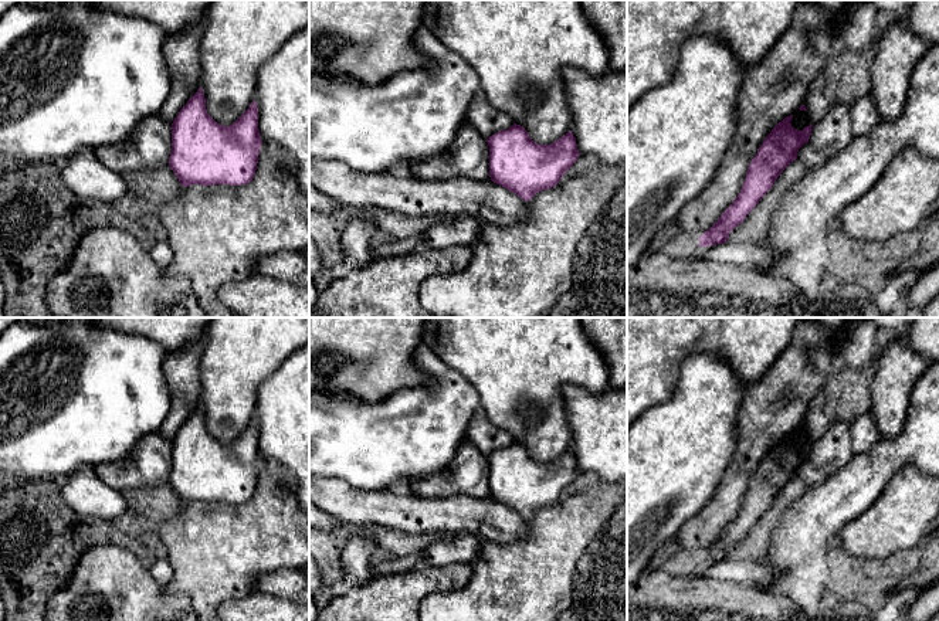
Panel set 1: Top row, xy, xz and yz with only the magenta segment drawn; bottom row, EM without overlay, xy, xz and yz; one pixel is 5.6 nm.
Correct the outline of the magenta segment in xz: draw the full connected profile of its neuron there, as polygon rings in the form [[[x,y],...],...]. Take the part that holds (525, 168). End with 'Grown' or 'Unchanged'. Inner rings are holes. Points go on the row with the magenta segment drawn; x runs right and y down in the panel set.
[[[513,123],[487,142],[491,180],[525,201],[555,187],[580,156],[572,130],[550,145],[539,145],[523,126]]]. Unchanged

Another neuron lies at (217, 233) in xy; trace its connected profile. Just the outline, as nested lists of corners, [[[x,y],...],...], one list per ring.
[[[275,142],[261,143],[257,170],[250,183],[183,187],[172,203],[159,210],[159,216],[167,231],[167,242],[173,254],[173,259],[165,272],[169,276],[190,279],[191,289],[207,318],[238,318],[220,302],[217,292],[228,282],[254,275],[261,257],[279,251],[305,252],[309,250],[309,194],[305,194],[298,186],[296,163]]]

